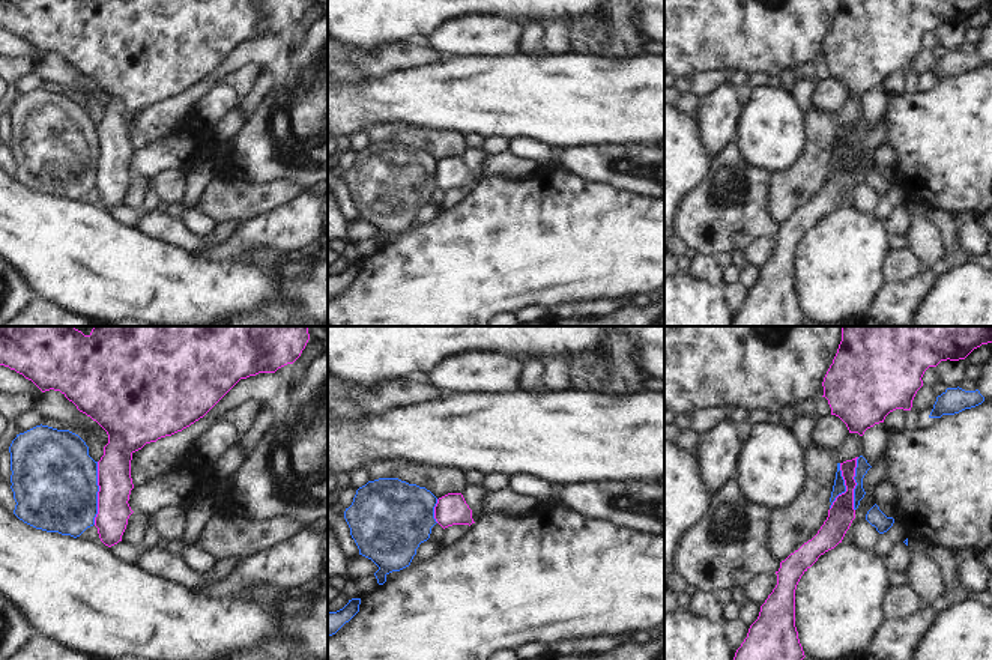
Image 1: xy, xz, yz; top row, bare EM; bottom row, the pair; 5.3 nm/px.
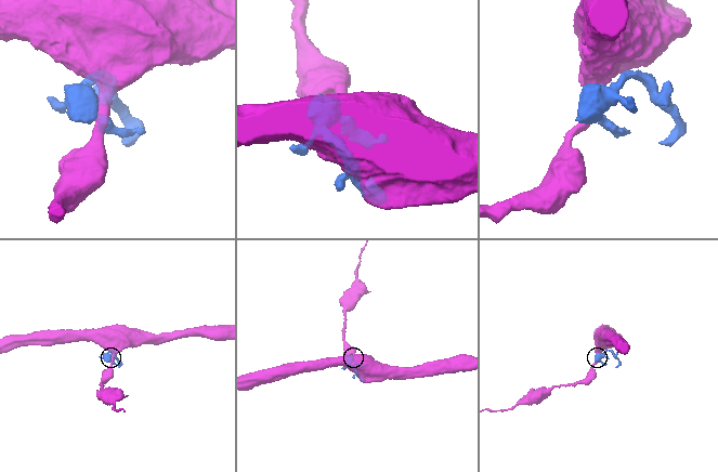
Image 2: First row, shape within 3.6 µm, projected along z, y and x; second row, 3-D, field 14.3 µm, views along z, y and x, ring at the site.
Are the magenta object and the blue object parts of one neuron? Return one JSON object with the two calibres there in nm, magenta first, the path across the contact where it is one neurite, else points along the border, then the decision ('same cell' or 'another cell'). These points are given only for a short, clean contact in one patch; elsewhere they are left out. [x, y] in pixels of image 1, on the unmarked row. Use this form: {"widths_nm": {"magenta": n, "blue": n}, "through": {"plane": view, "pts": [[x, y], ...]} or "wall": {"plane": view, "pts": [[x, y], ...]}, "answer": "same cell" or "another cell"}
{"widths_nm": {"magenta": 180, "blue": 460}, "wall": {"plane": "xy", "pts": [[98, 125], [98, 176], [93, 187]]}, "answer": "another cell"}

